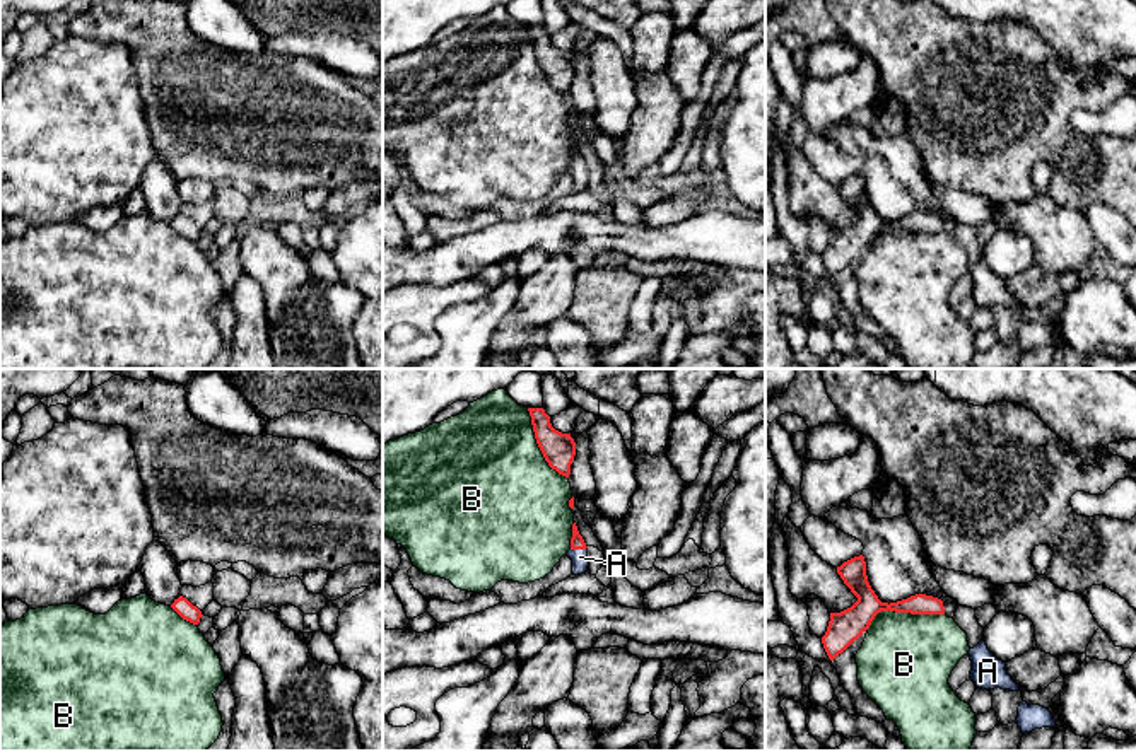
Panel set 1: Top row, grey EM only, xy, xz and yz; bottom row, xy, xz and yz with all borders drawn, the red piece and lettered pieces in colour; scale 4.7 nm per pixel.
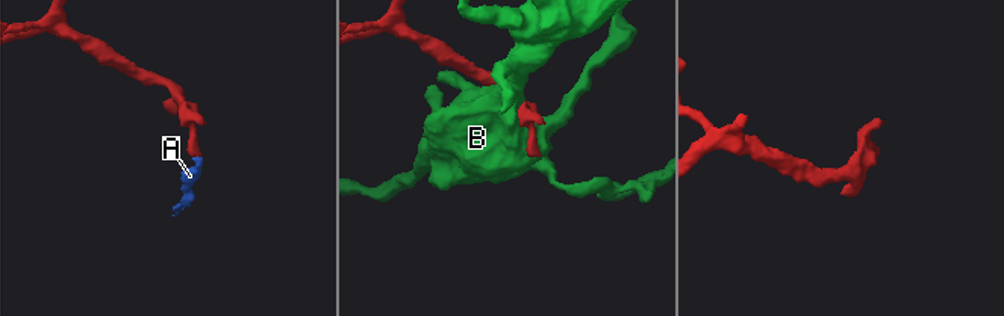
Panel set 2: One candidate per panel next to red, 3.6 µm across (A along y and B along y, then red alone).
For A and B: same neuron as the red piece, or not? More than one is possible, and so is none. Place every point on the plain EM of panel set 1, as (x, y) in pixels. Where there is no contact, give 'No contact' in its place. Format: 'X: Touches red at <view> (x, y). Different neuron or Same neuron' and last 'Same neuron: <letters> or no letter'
A: Touches red at xz (578, 166). Same neuron
B: Touches red at yz (902, 229). Different neuron
Same neuron: A

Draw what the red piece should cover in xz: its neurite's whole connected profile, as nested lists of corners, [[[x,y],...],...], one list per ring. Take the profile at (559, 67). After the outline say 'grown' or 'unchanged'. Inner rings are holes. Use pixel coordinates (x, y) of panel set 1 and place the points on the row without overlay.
[[[528,26],[536,61],[552,87],[569,96],[576,73],[576,60],[571,51],[555,48],[543,26]]]; unchanged

